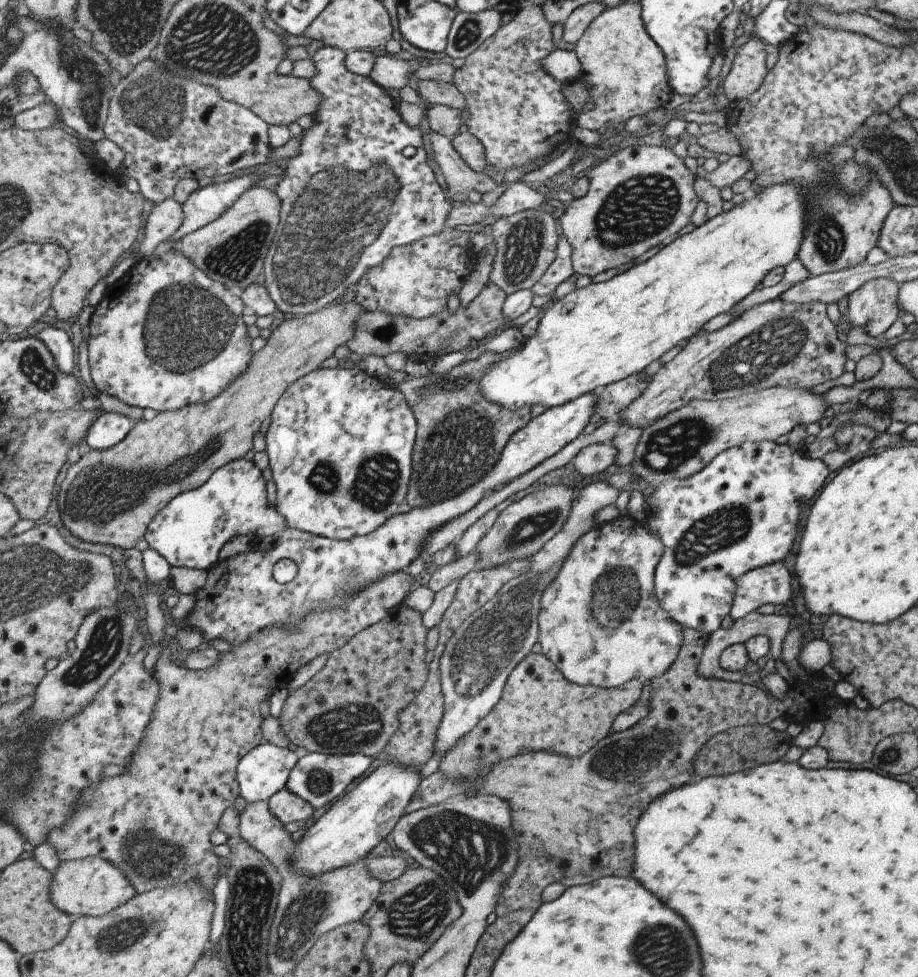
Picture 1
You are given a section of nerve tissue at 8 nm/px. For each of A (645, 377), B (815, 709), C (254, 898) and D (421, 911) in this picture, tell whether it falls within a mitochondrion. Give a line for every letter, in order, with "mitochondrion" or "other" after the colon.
A: other
B: other
C: mitochondrion
D: mitochondrion

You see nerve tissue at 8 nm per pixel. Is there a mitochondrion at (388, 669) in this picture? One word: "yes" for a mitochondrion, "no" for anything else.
no

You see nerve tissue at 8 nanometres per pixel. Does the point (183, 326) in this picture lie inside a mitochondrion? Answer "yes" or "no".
yes

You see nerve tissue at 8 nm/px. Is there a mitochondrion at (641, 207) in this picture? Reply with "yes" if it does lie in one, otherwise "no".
yes

